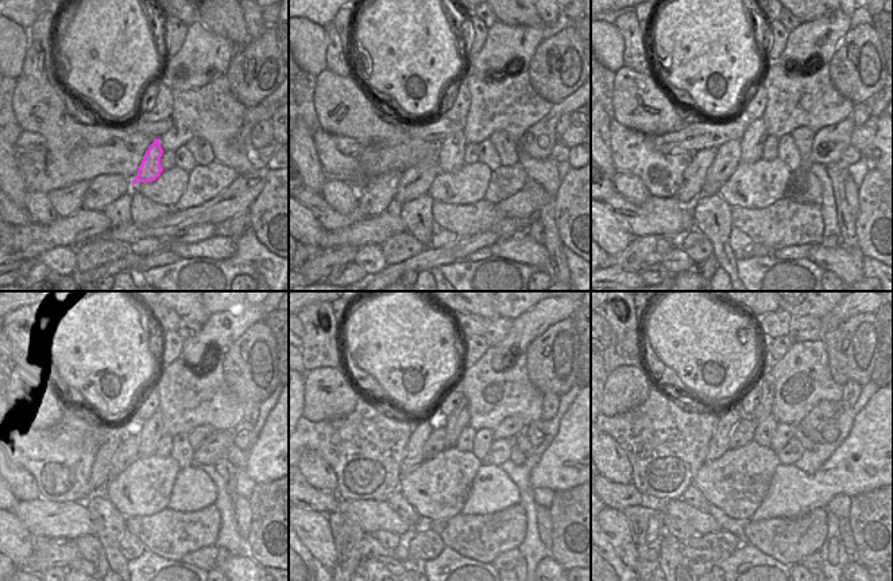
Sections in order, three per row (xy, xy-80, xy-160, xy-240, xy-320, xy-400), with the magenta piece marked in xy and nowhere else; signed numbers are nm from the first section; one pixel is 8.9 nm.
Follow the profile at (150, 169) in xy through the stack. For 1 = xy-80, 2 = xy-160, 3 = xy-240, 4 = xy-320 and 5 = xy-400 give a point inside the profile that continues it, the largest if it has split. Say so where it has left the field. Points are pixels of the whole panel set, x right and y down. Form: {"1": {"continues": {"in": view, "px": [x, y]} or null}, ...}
{"1": {"continues": {"in": "xy-80", "px": [452, 147]}}, "2": {"continues": {"in": "xy-160", "px": [752, 143]}}, "3": {"continues": {"in": "xy-240", "px": [149, 441]}}, "4": {"continues": {"in": "xy-320", "px": [457, 421]}}, "5": {"continues": {"in": "xy-400", "px": [765, 380]}}}

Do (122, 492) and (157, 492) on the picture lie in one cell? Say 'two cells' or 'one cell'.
one cell

